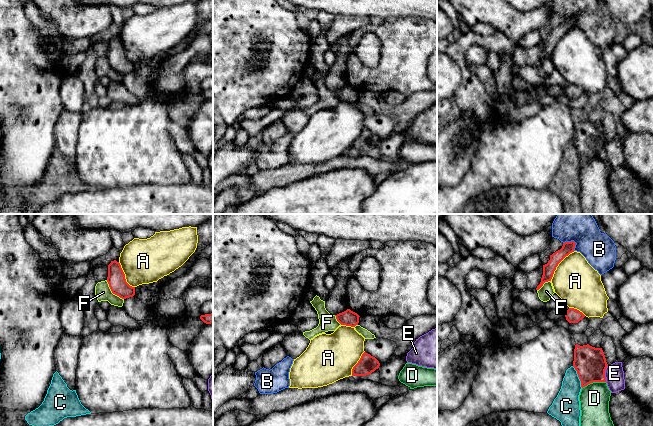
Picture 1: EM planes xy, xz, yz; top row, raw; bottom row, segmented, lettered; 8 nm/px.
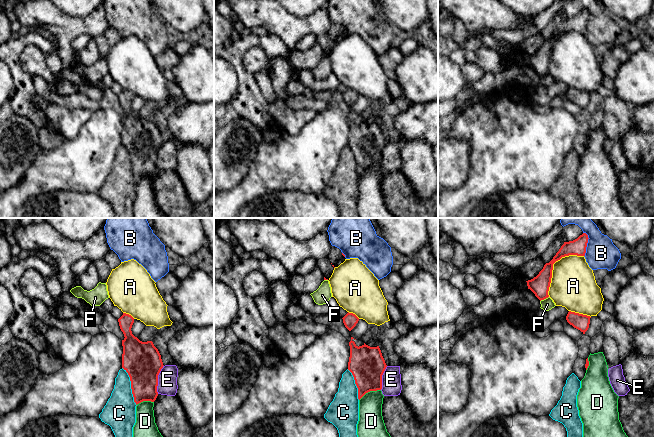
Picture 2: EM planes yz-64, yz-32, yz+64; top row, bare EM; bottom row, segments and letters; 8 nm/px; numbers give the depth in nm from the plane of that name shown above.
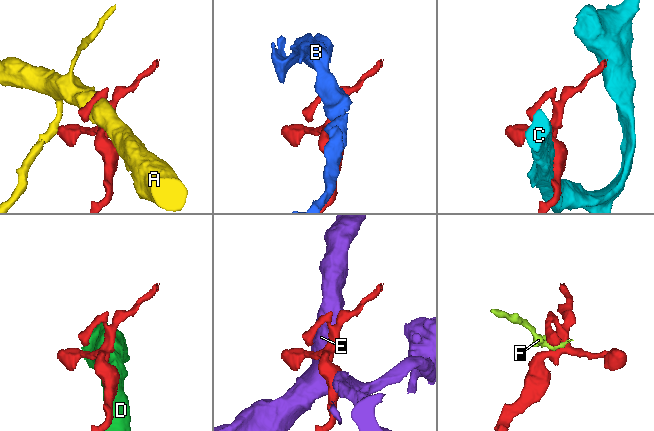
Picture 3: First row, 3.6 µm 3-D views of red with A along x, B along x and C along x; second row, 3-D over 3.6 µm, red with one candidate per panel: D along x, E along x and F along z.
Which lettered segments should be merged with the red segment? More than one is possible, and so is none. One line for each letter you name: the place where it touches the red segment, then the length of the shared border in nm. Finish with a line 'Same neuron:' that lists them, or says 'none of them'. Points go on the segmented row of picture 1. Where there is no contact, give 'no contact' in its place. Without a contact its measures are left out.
Same neuron: none of them

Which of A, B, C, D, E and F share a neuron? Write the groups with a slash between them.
A / B / C / D / E / F

